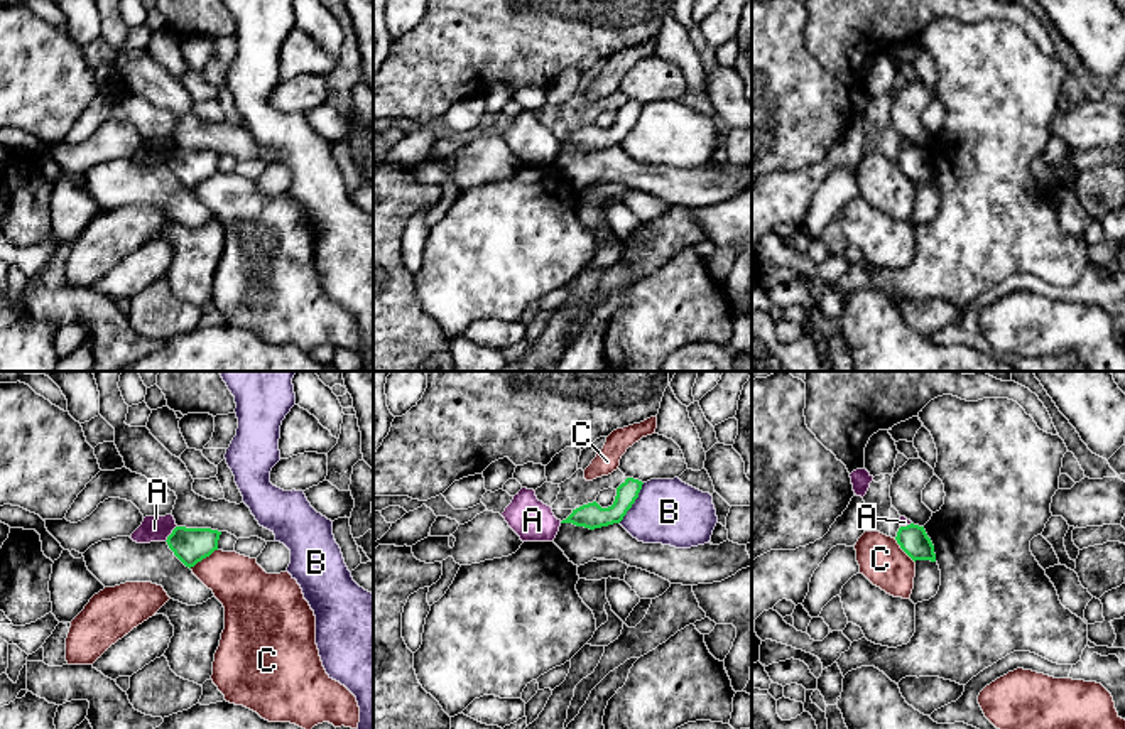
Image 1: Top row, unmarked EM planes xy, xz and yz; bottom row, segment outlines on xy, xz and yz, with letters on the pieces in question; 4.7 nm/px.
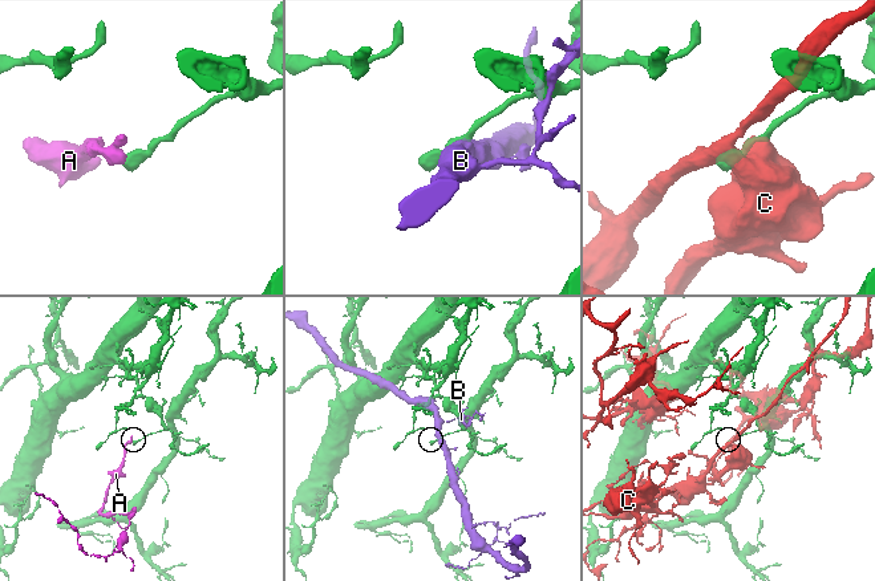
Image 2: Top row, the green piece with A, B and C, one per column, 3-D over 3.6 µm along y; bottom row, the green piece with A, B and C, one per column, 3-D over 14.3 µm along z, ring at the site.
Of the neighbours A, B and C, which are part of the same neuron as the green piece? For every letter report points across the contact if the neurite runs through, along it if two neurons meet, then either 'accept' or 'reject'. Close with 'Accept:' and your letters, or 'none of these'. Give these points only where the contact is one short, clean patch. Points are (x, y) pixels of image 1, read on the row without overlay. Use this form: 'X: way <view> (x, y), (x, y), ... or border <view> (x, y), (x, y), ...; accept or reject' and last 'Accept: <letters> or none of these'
A: border xy (176, 147), (164, 162); reject
B: reject
C: border xy (217, 171), (190, 189); reject
Accept: none of these

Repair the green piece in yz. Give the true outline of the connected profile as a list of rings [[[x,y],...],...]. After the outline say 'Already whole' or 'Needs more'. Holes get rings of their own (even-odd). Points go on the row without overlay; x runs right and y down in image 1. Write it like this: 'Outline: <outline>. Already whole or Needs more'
Outline: [[[907,147],[900,148],[895,159],[900,170],[916,184],[916,182],[931,182],[936,184],[934,167],[927,159],[924,148]]]. Already whole

